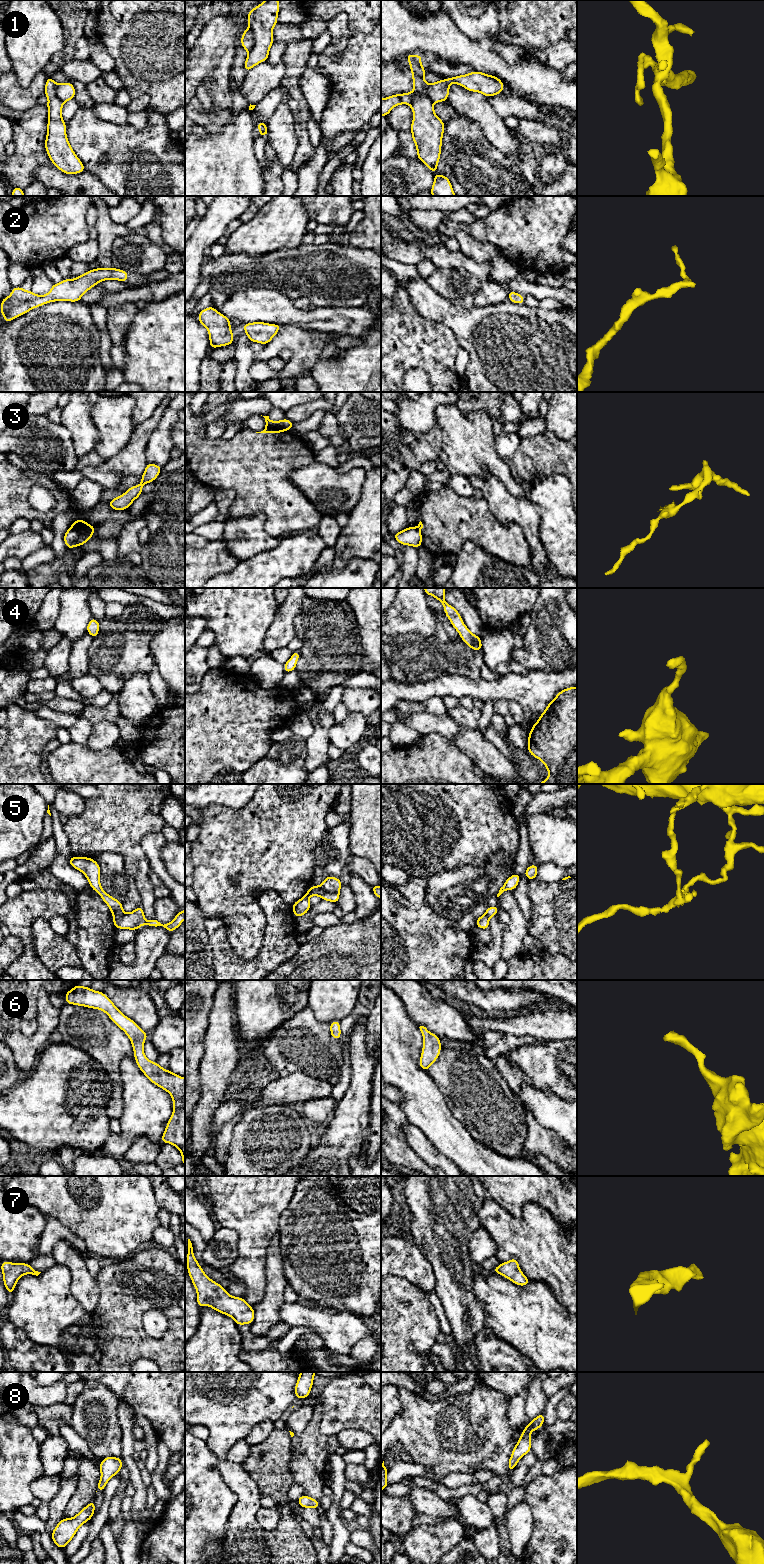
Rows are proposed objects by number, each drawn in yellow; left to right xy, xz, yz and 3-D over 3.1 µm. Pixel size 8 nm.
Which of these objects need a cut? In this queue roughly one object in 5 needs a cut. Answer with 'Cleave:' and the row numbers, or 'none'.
Cleave: 1, 3, 5

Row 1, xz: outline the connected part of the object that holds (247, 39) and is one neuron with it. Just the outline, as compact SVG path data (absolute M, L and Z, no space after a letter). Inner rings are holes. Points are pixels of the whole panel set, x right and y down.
M246 29L241 36L242 47L249 51L254 47L254 34L251 29Z

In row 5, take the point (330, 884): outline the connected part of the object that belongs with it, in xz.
M326 876L323 883L319 886L311 886L310 888L319 888L323 892L339 892L342 887L340 878Z

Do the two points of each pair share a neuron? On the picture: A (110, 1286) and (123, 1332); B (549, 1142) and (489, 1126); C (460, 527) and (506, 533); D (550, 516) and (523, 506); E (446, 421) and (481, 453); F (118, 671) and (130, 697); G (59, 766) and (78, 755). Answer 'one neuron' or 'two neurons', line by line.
A: one neuron
B: two neurons
C: one neuron
D: two neurons
E: one neuron
F: two neurons
G: one neuron

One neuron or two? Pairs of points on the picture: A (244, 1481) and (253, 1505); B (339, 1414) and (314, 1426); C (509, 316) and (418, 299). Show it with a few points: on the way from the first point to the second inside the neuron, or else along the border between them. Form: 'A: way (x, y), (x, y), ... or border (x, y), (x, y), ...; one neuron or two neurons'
A: way (245, 1487), (249, 1499); one neuron
B: border (320, 1402), (320, 1431), (327, 1437); two neurons
C: way (486, 318), (455, 318), (441, 310); one neuron

